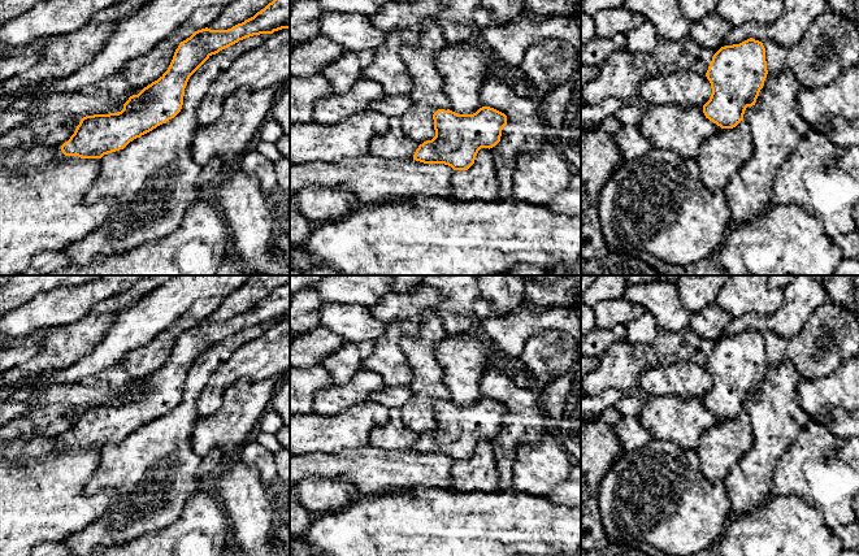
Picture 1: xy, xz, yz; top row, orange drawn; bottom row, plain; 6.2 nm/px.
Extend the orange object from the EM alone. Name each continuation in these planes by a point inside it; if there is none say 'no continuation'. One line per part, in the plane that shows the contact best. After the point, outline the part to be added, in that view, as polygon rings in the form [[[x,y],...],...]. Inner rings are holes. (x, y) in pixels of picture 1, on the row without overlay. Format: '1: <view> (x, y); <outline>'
no continuation

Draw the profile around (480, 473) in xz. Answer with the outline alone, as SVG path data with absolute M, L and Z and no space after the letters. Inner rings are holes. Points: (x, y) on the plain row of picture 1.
M481 439L468 461L454 461L451 485L455 492L498 492L500 475L489 439Z

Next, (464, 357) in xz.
M469 334L448 335L437 347L435 356L444 370L450 401L457 405L473 405L483 398L480 382L486 366L502 368L496 346L489 339L478 339Z

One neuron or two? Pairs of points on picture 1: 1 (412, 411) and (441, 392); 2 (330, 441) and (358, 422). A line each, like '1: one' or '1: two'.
1: one
2: one

